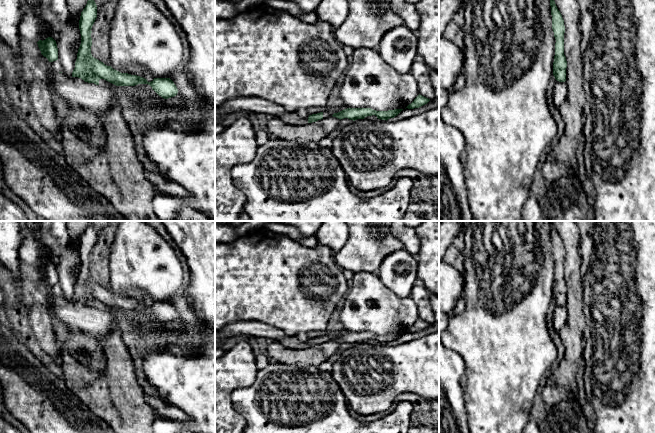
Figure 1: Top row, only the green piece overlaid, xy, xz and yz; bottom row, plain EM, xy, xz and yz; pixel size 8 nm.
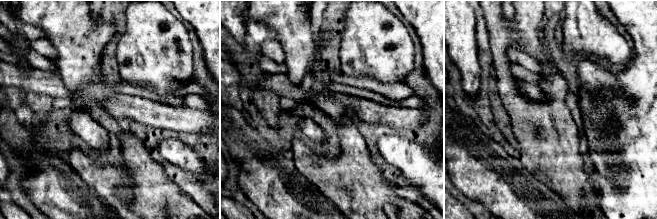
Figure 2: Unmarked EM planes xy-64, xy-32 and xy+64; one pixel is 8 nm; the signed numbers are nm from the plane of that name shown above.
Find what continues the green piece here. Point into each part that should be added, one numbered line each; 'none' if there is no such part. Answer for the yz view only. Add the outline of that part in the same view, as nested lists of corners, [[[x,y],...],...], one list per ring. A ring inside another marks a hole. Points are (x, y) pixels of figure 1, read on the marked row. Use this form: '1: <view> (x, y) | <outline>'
none

